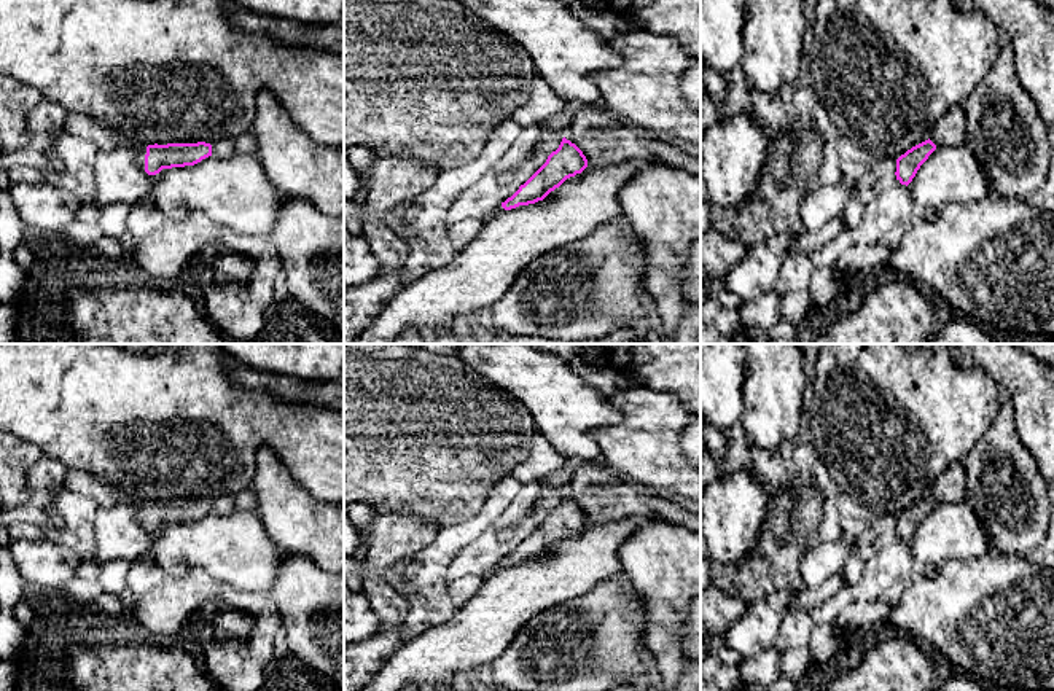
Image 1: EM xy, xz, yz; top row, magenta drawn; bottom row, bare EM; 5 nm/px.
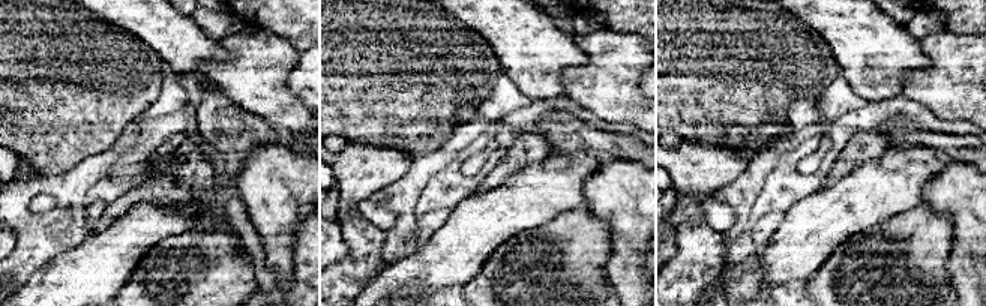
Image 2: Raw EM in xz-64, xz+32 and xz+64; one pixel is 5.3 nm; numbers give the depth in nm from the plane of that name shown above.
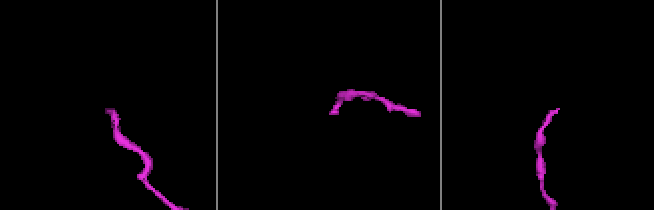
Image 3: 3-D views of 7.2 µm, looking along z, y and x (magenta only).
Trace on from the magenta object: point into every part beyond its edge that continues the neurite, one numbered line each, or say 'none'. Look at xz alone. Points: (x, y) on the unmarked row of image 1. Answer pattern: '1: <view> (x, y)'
none

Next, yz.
1: yz (949, 487)

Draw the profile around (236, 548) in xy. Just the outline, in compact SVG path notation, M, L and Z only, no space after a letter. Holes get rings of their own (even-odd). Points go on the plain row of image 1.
M237 509L224 516L209 513L194 522L162 525L156 532L150 532L146 554L162 568L166 576L182 576L191 568L202 568L217 581L260 595L271 594L285 557L271 540L260 516L253 511Z

